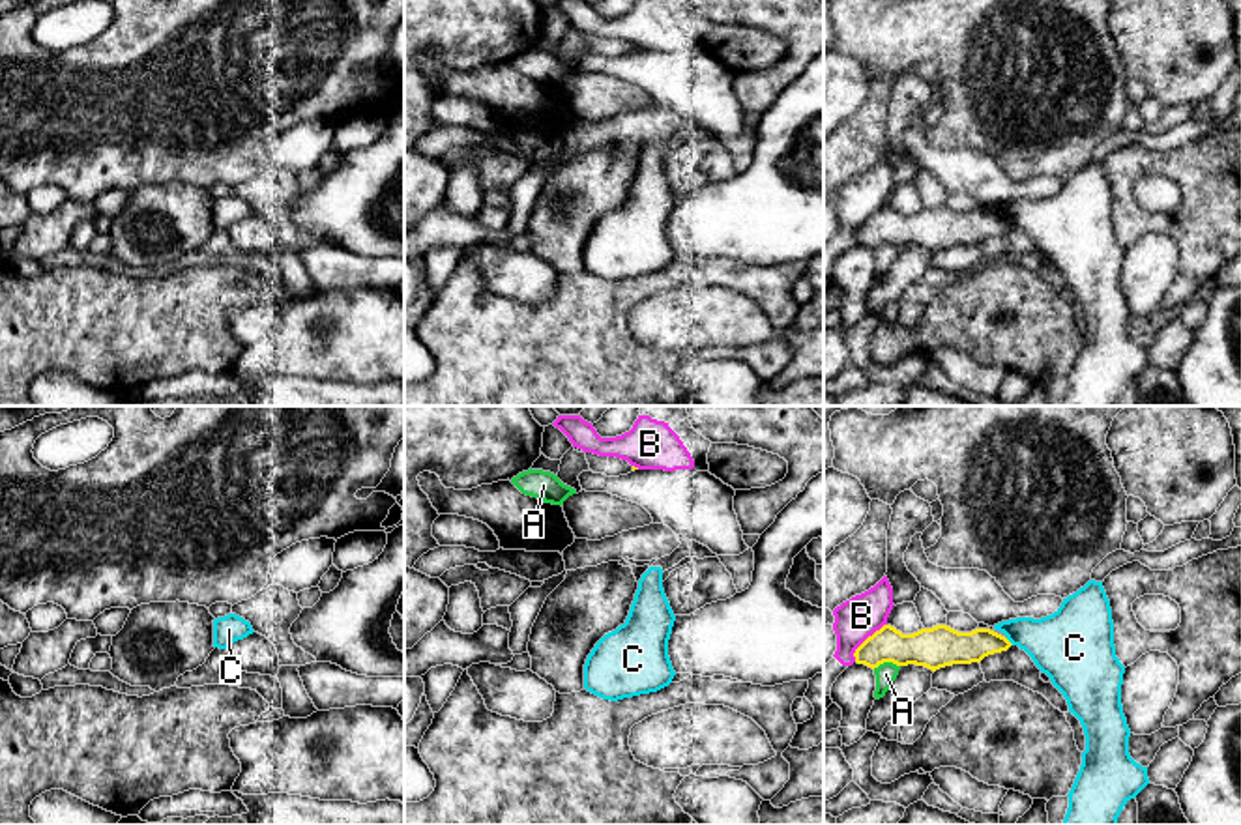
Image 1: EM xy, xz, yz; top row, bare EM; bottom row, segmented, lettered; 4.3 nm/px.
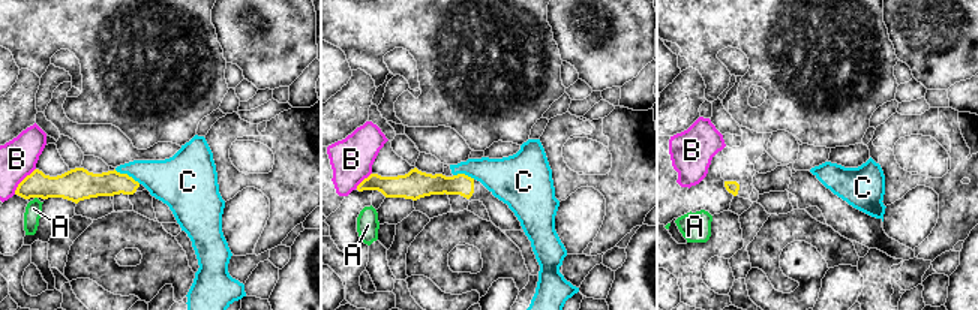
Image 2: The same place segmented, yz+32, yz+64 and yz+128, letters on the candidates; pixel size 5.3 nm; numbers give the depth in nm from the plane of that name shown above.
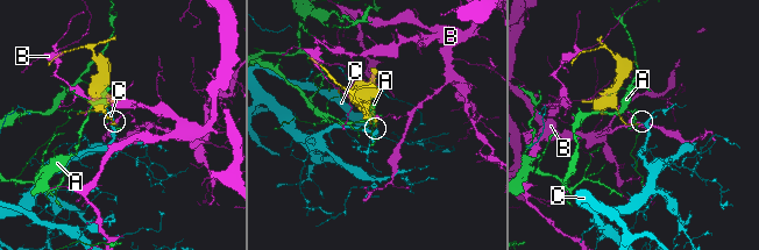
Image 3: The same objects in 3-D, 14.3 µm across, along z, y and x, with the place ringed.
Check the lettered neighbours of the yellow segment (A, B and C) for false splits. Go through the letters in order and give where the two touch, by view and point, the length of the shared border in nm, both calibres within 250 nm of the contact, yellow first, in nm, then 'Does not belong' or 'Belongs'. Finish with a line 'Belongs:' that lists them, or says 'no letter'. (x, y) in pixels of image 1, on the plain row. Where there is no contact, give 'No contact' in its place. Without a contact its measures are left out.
A: Touches yellow at yz (886, 242). Shared border 120 nm. Thickness 180 nm (yellow) against 90 nm. Does not belong
B: Touches yellow at yz (865, 221). Shared border 220 nm. Thickness 150 nm (yellow) against 180 nm. Does not belong
C: Touches yellow at yz (1007, 221). Shared border 50 nm. Thickness 150 nm (yellow) against 300 nm. Does not belong
Belongs: no letter

